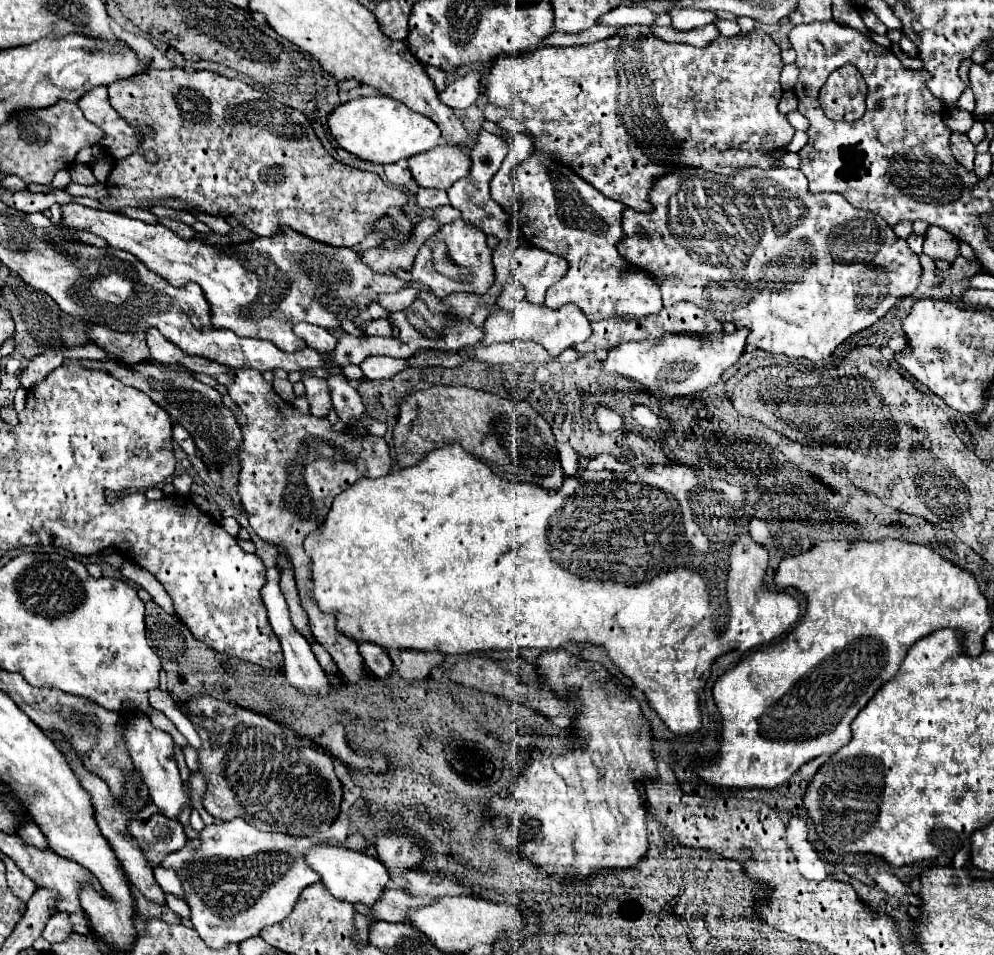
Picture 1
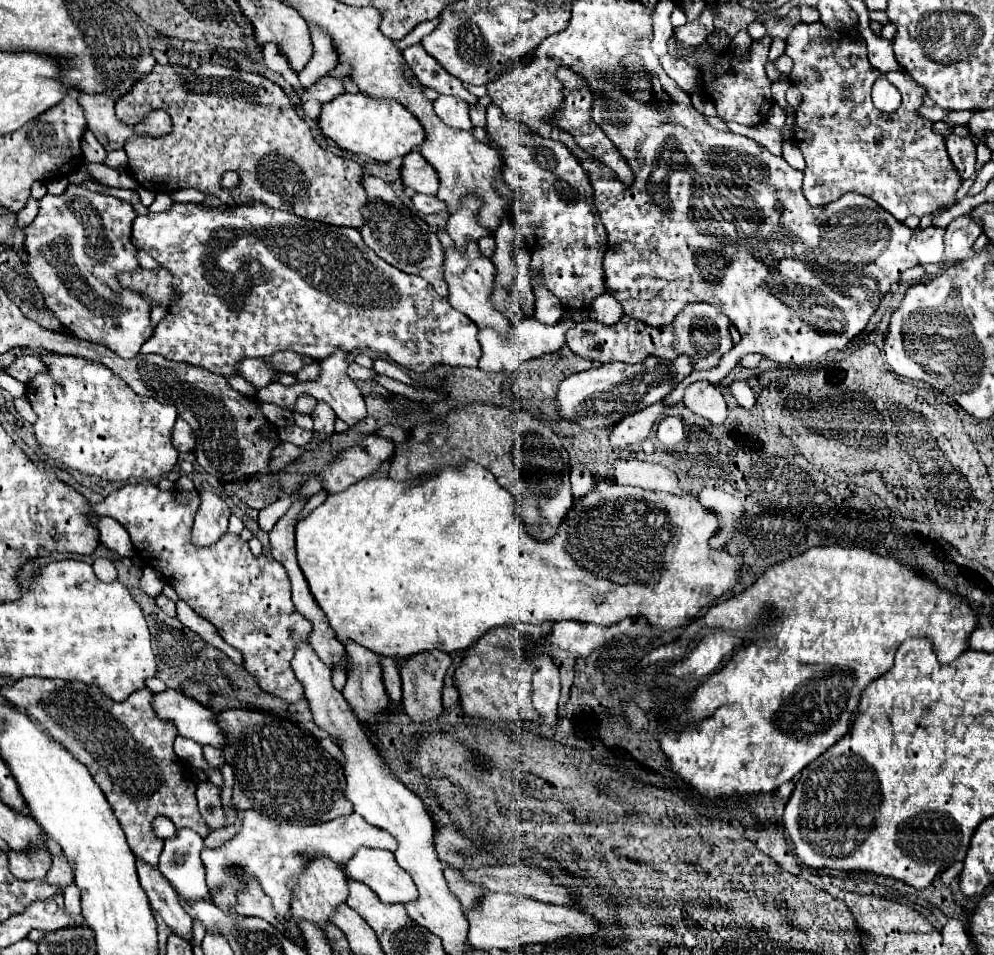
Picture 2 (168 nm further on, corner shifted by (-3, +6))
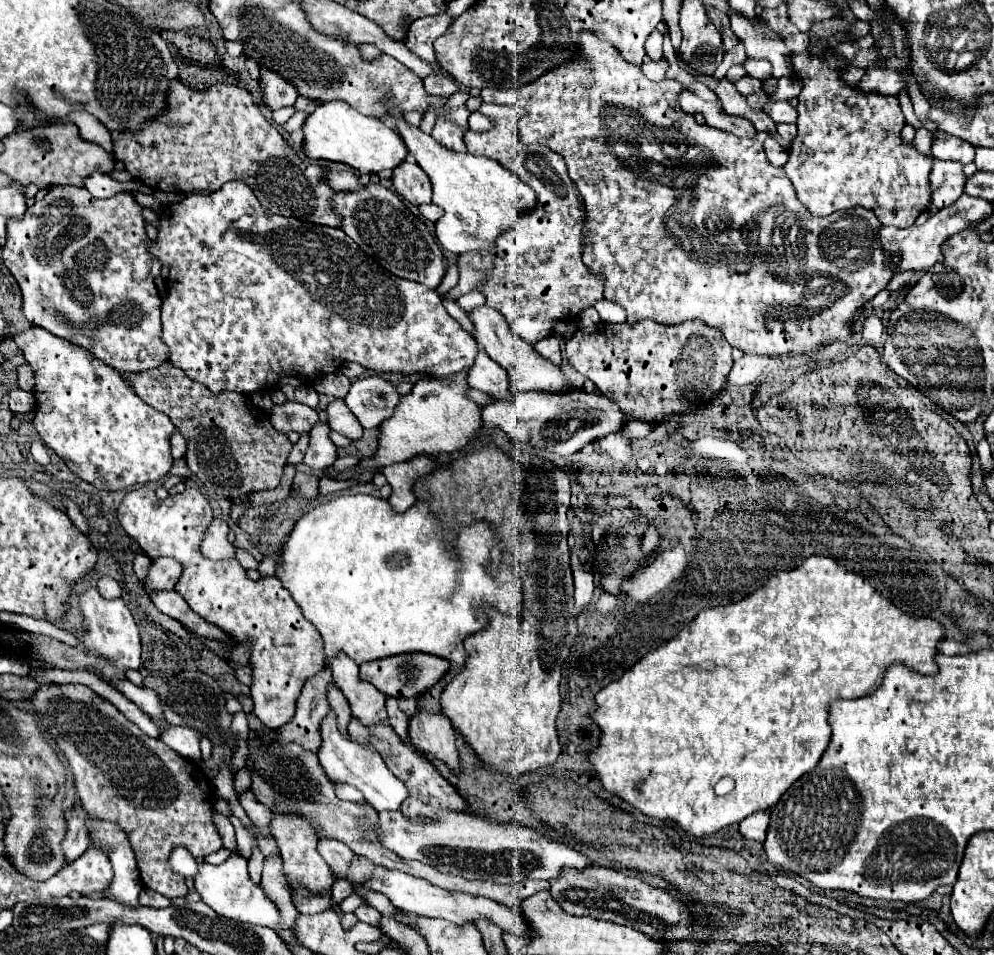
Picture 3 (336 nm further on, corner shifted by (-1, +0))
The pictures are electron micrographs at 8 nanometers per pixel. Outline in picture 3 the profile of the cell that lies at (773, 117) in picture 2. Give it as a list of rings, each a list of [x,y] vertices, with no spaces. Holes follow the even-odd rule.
[[[583,30],[579,34],[579,44],[573,50],[573,56],[571,56],[569,62],[545,72],[537,80],[523,84],[523,86],[513,86],[509,90],[483,88],[481,98],[483,98],[483,102],[491,102],[491,104],[523,108],[527,114],[519,120],[521,142],[545,144],[565,158],[569,176],[577,184],[577,188],[583,196],[587,214],[591,218],[589,230],[585,230],[587,238],[585,238],[583,262],[589,266],[589,270],[595,276],[599,276],[599,274],[603,276],[605,300],[621,304],[627,312],[627,322],[639,322],[639,320],[651,318],[659,324],[675,326],[677,322],[697,318],[697,320],[703,320],[709,326],[719,328],[725,334],[725,338],[731,342],[731,346],[737,346],[743,352],[761,354],[761,356],[781,356],[781,354],[809,354],[811,356],[815,352],[821,352],[823,344],[829,342],[829,340],[847,340],[853,334],[851,328],[853,328],[853,322],[859,316],[861,308],[869,300],[873,300],[879,290],[887,288],[887,284],[891,282],[891,278],[895,274],[893,266],[897,266],[897,260],[899,260],[899,256],[883,250],[881,238],[879,238],[881,222],[875,216],[875,212],[871,208],[865,208],[865,206],[853,206],[853,208],[841,210],[839,216],[833,214],[829,218],[813,218],[805,210],[805,206],[801,206],[801,202],[797,202],[793,184],[789,182],[785,170],[775,168],[767,160],[767,156],[763,152],[763,140],[761,138],[757,138],[757,140],[739,138],[739,136],[729,134],[725,130],[699,124],[691,114],[681,110],[681,106],[679,106],[681,92],[683,92],[683,86],[675,78],[663,78],[661,82],[651,82],[649,78],[645,78],[641,64],[627,62],[611,42],[603,42],[603,40],[597,38],[597,34]],[[691,182],[693,182],[693,204],[691,204]],[[769,206],[775,206],[775,210],[779,214],[789,216],[787,220],[793,220],[793,224],[791,226],[779,226],[781,222],[777,222],[777,220],[783,220],[783,218],[775,216],[775,226],[771,226],[771,228],[765,226],[765,220],[761,218],[761,214]],[[785,230],[793,230],[793,238],[789,238],[789,234],[785,234]],[[769,266],[771,266],[771,270],[769,270]],[[797,276],[801,276],[801,280],[785,280],[785,278],[797,278]],[[813,276],[831,278],[829,294],[825,294],[825,288],[811,288],[809,286],[811,280],[807,280],[807,278],[813,278]],[[827,298],[829,298],[829,302],[827,302]]]

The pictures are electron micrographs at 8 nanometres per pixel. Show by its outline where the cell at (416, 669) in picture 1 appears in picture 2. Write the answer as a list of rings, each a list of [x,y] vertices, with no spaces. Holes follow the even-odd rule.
[[[421,652],[403,662],[401,666],[403,710],[407,712],[407,716],[411,716],[413,722],[429,722],[443,714],[441,690],[443,690],[443,678],[449,666],[451,666],[451,656],[445,652]]]

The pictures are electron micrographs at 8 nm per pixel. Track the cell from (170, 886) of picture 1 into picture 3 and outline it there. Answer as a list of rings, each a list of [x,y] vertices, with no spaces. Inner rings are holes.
[[[173,846],[171,854],[169,854],[169,868],[177,874],[181,874],[183,878],[195,878],[197,872],[197,860],[193,858],[193,854],[189,854],[189,850],[185,846]]]

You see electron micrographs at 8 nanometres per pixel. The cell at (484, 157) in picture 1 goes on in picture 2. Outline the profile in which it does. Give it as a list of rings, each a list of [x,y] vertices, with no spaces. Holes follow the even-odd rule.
[[[465,196],[463,206],[459,212],[447,218],[447,234],[453,238],[455,244],[463,244],[463,240],[479,240],[481,236],[487,236],[487,228],[483,228],[477,222],[481,200],[475,196]]]

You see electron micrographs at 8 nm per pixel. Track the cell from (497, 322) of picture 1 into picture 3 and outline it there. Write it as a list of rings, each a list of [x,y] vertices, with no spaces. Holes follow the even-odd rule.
[[[393,108],[389,116],[395,120],[395,126],[409,152],[415,156],[417,164],[429,176],[433,186],[433,204],[445,210],[445,214],[435,222],[435,234],[441,246],[457,255],[493,252],[497,236],[503,230],[511,228],[521,212],[533,208],[533,190],[525,186],[521,178],[517,178],[513,172],[505,170],[491,158],[445,148],[431,134],[425,134],[419,126],[407,124],[397,108]]]

